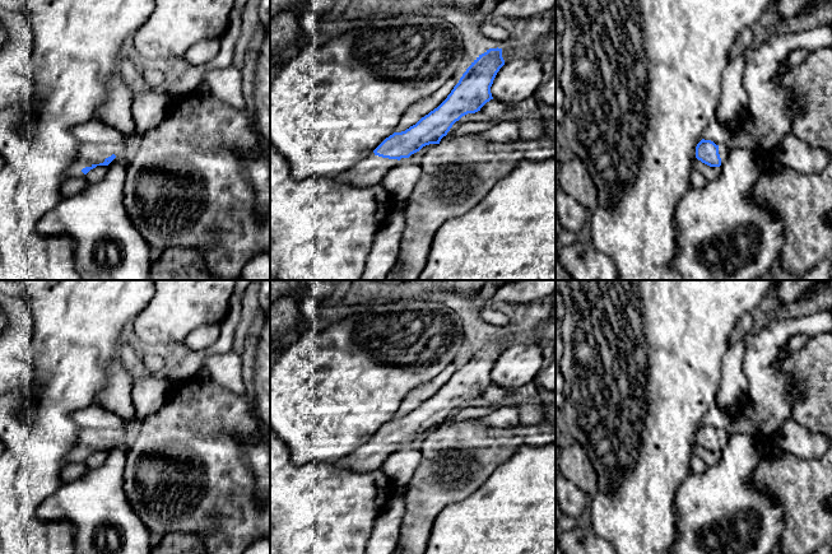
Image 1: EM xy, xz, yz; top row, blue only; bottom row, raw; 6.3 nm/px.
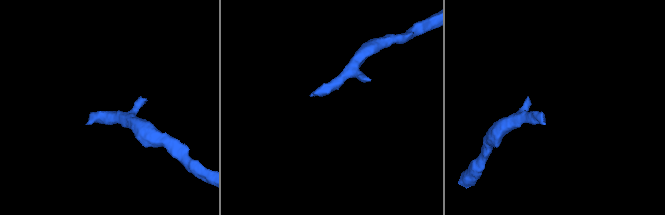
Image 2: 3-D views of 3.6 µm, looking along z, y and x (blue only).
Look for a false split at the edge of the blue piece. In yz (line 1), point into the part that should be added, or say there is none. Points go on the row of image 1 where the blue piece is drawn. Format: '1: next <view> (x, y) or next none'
1: next yz (723, 150)

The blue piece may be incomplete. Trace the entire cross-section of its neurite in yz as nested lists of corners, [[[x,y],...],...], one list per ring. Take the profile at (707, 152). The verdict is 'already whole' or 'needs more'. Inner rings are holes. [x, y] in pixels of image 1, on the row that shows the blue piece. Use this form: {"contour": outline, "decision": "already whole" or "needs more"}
{"contour": [[[702,139],[696,146],[696,158],[710,167],[720,167],[729,155],[729,148]]], "decision": "needs more"}

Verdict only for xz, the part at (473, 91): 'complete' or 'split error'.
split error

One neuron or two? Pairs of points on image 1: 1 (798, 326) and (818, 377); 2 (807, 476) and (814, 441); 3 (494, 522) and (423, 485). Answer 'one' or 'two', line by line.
1: two
2: two
3: two

